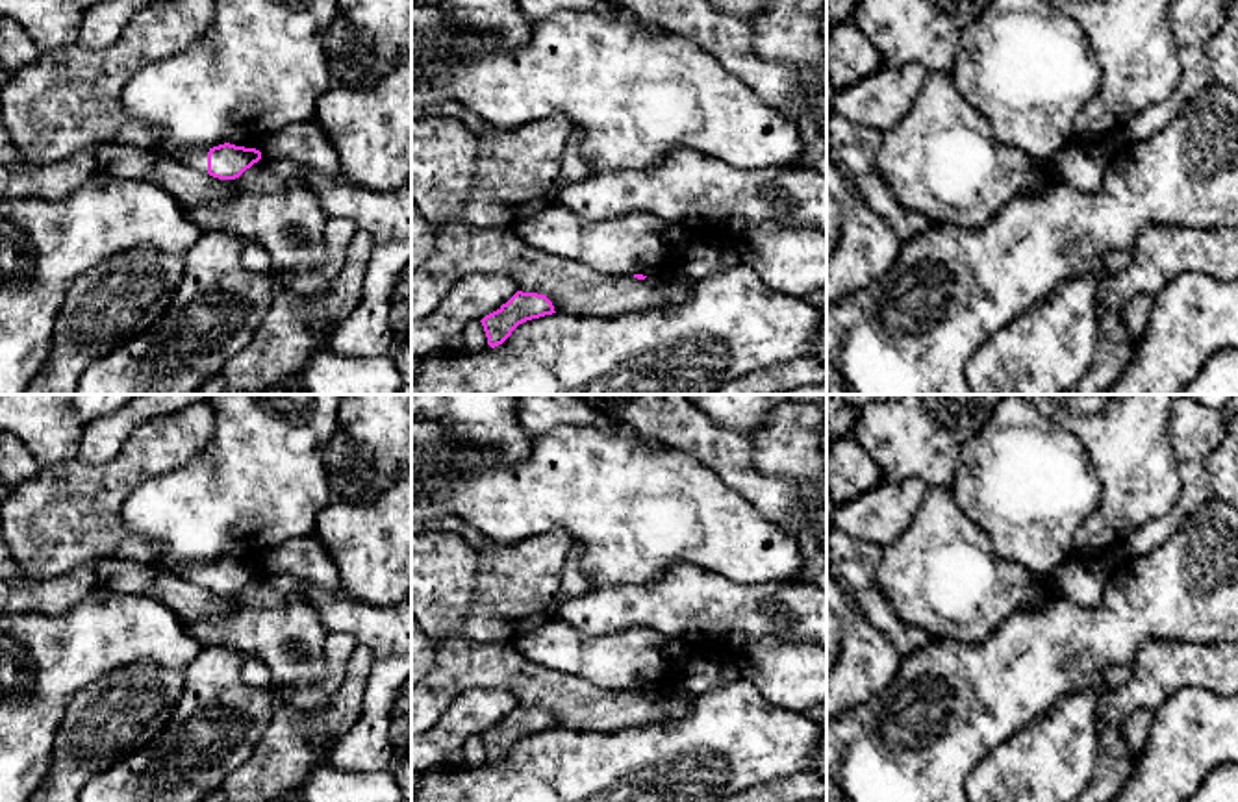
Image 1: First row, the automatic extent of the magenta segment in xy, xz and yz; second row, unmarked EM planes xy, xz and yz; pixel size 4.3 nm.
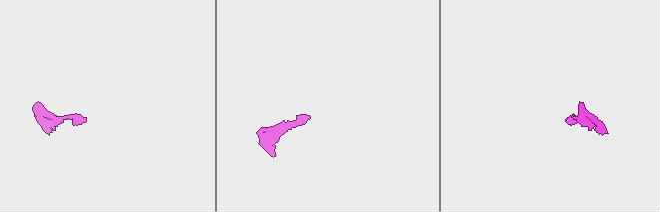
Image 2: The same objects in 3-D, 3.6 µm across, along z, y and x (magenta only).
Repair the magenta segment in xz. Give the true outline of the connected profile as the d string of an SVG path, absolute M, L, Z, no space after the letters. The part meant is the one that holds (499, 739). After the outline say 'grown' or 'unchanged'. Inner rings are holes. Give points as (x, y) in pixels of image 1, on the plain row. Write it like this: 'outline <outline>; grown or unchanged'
outline M517 706L506 719L486 730L480 737L487 759L495 763L502 759L519 739L552 728L556 728L554 721L545 709Z; unchanged

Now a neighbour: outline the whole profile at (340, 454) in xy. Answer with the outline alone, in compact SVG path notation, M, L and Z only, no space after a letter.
M341 428L332 435L328 446L324 448L324 461L334 500L345 500L348 504L373 504L380 496L376 493L360 493L347 496L337 491L335 476L343 474L347 469L356 470L356 443Z

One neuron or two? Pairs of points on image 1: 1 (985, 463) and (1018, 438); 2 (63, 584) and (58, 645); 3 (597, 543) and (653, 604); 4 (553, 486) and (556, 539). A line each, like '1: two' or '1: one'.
1: one
2: two
3: two
4: two

